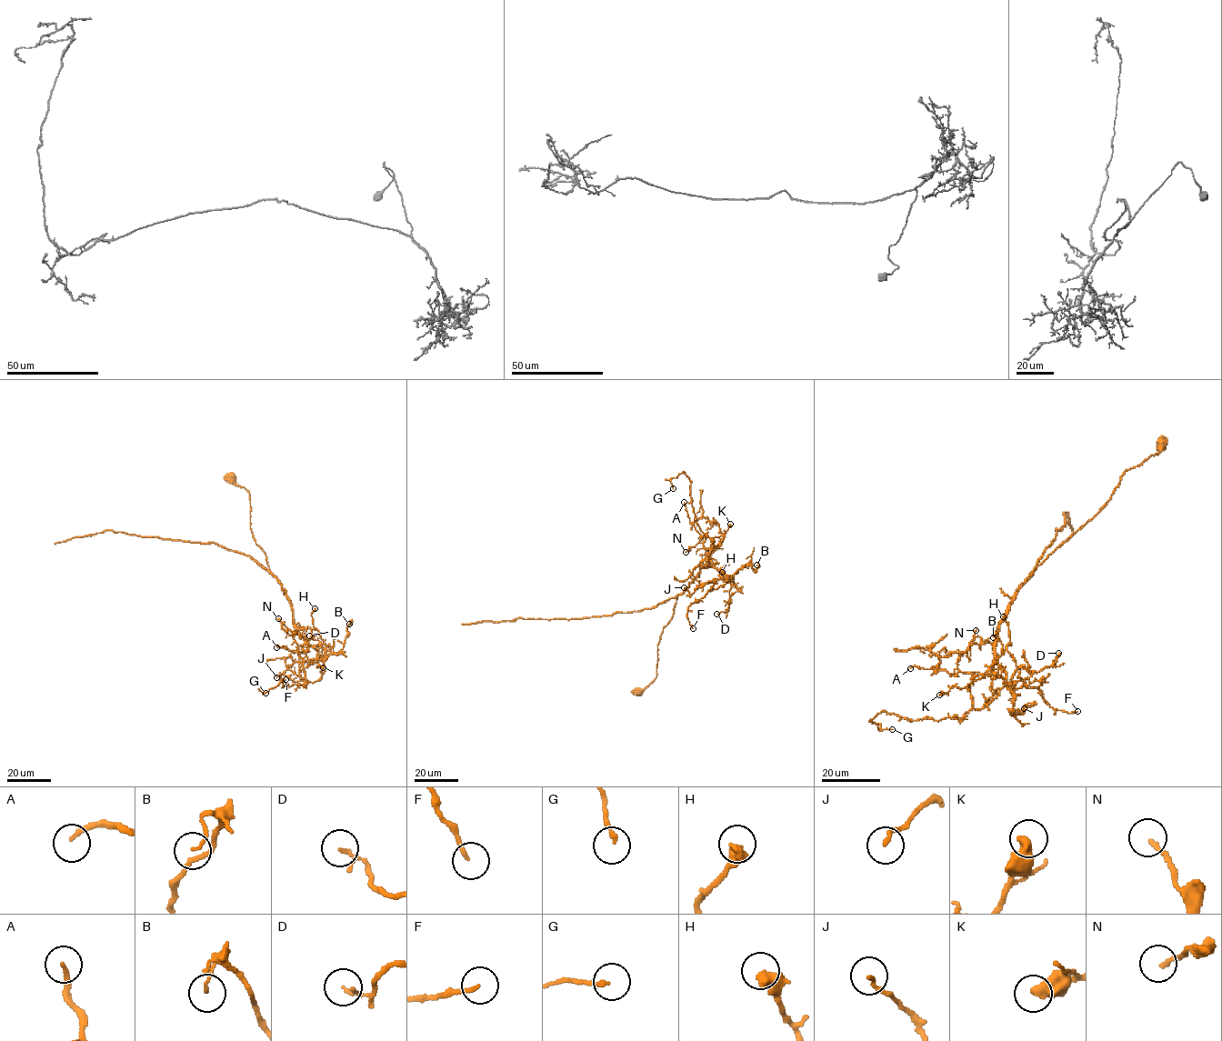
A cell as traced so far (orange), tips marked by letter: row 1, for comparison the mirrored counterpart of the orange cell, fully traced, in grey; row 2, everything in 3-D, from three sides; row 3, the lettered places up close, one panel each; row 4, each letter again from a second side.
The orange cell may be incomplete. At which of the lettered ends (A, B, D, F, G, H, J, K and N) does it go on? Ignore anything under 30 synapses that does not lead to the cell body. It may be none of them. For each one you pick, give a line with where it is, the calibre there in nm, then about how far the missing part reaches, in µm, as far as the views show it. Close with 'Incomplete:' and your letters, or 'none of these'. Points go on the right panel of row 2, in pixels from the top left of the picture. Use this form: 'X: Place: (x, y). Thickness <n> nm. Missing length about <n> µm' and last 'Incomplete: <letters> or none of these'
Incomplete: none of these

